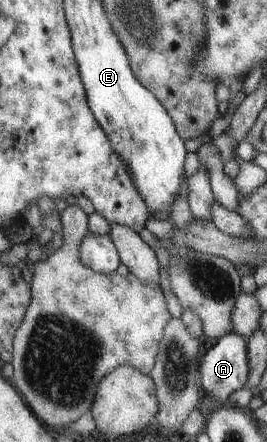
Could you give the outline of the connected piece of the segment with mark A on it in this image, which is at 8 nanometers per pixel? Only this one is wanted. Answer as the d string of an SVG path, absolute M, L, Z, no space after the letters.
M233 332L222 336L200 360L200 382L205 392L228 403L234 390L244 387L248 377L248 342Z

